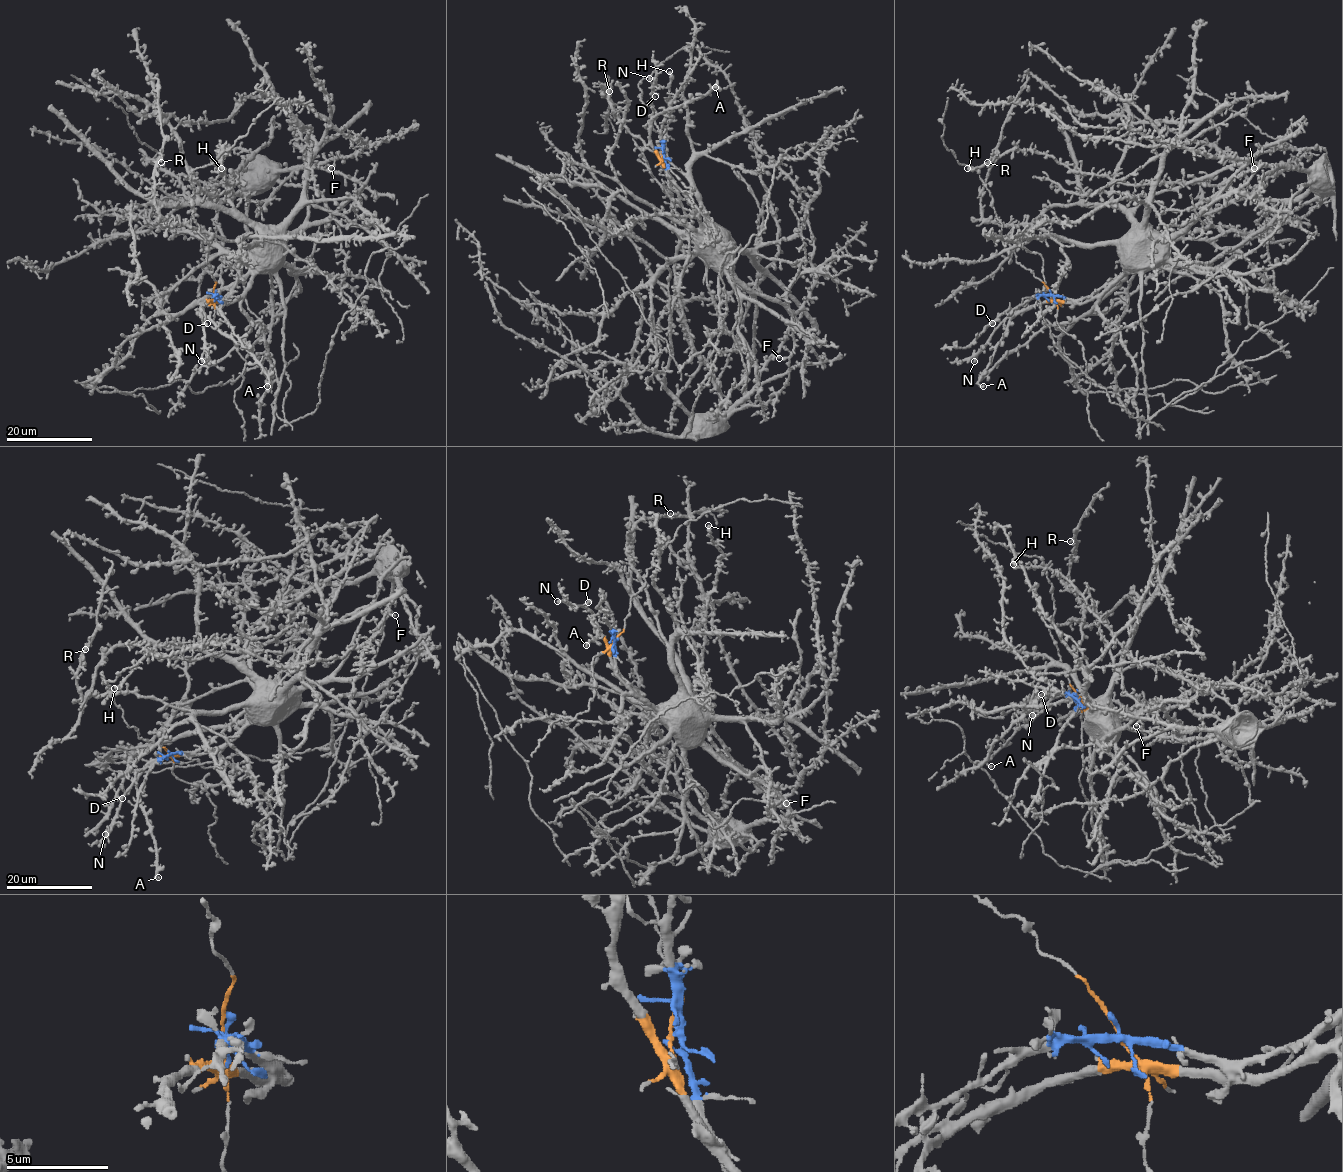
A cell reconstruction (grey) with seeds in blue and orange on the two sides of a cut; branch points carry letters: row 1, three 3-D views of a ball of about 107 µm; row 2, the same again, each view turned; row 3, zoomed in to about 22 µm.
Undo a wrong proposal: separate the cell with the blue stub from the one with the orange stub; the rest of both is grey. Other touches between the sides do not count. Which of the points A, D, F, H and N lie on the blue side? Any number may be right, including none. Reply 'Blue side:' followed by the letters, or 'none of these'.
Blue side: F, H

